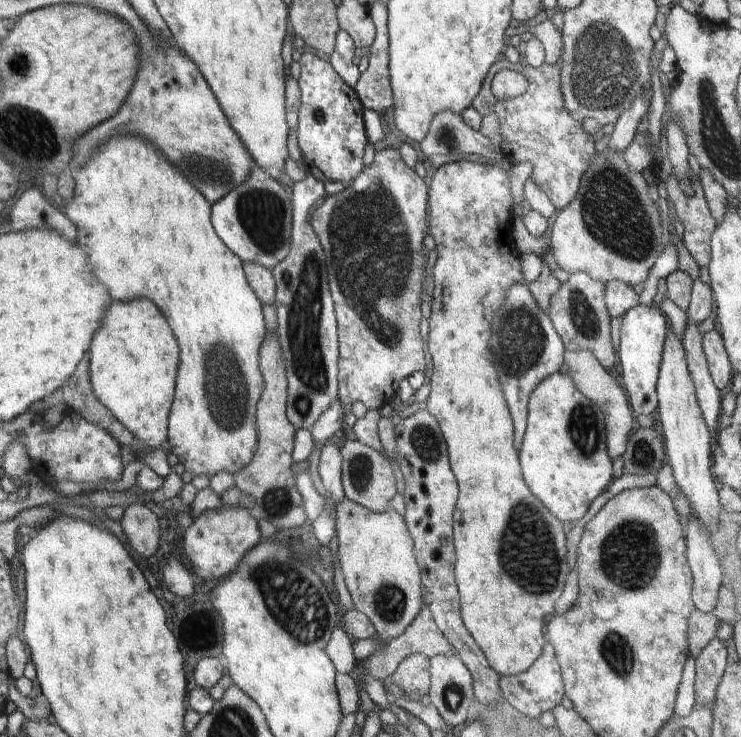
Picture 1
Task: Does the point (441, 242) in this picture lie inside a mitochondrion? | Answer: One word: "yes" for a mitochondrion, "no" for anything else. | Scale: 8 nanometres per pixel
no

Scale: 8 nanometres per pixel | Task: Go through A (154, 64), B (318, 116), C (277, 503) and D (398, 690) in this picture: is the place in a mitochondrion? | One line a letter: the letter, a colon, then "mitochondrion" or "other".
A: mitochondrion
B: mitochondrion
C: mitochondrion
D: other

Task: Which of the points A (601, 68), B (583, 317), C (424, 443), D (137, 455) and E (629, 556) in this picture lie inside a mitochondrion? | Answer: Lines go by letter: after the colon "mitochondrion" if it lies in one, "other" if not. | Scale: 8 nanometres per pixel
A: mitochondrion
B: mitochondrion
C: mitochondrion
D: other
E: mitochondrion

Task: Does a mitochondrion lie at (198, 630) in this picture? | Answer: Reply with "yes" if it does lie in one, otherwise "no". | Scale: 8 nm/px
no

